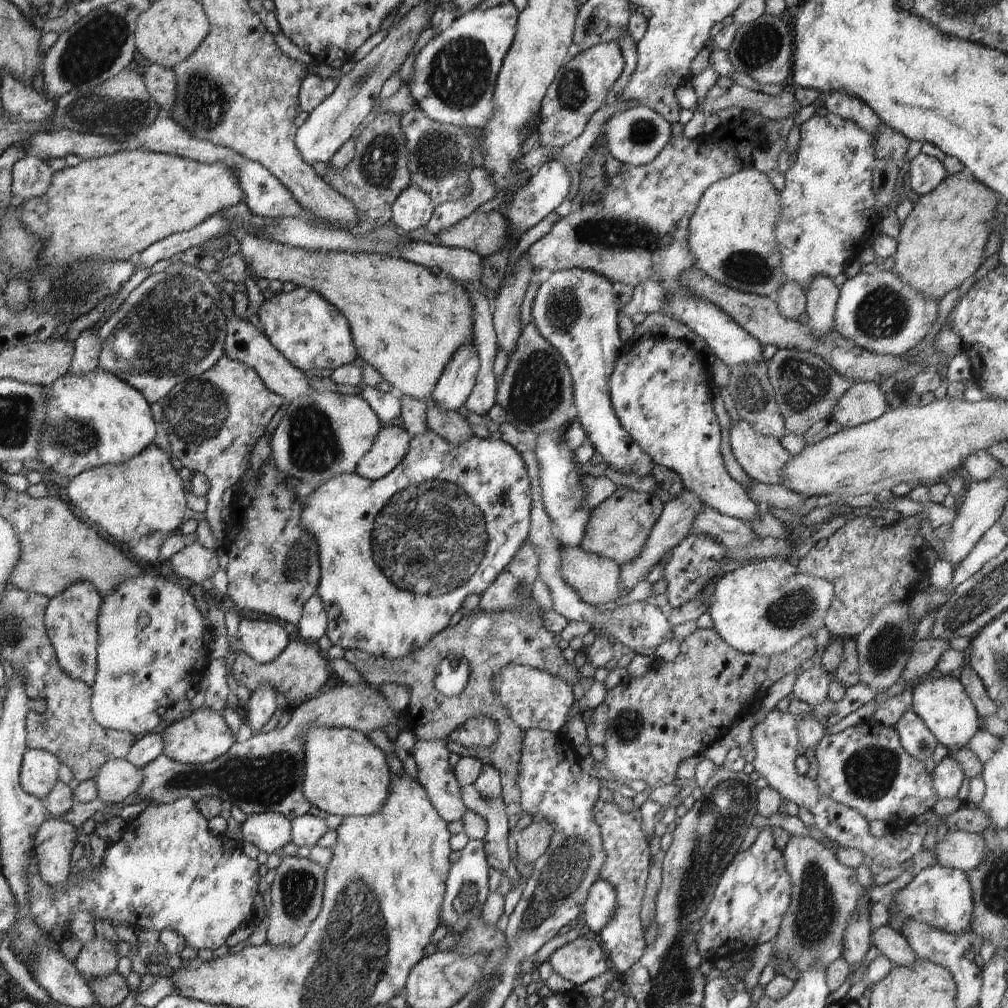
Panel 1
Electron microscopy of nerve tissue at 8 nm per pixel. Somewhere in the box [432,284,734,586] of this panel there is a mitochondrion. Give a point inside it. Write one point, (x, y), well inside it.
(536, 391)

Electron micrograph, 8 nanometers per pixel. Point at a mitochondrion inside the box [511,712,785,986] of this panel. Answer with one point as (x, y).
(573, 857)

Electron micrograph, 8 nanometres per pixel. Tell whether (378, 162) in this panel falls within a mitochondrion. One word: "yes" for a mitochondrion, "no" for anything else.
yes

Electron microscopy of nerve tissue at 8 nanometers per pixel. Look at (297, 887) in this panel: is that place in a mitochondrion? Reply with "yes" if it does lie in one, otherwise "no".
yes

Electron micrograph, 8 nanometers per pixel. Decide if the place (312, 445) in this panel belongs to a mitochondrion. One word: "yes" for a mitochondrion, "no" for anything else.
yes

